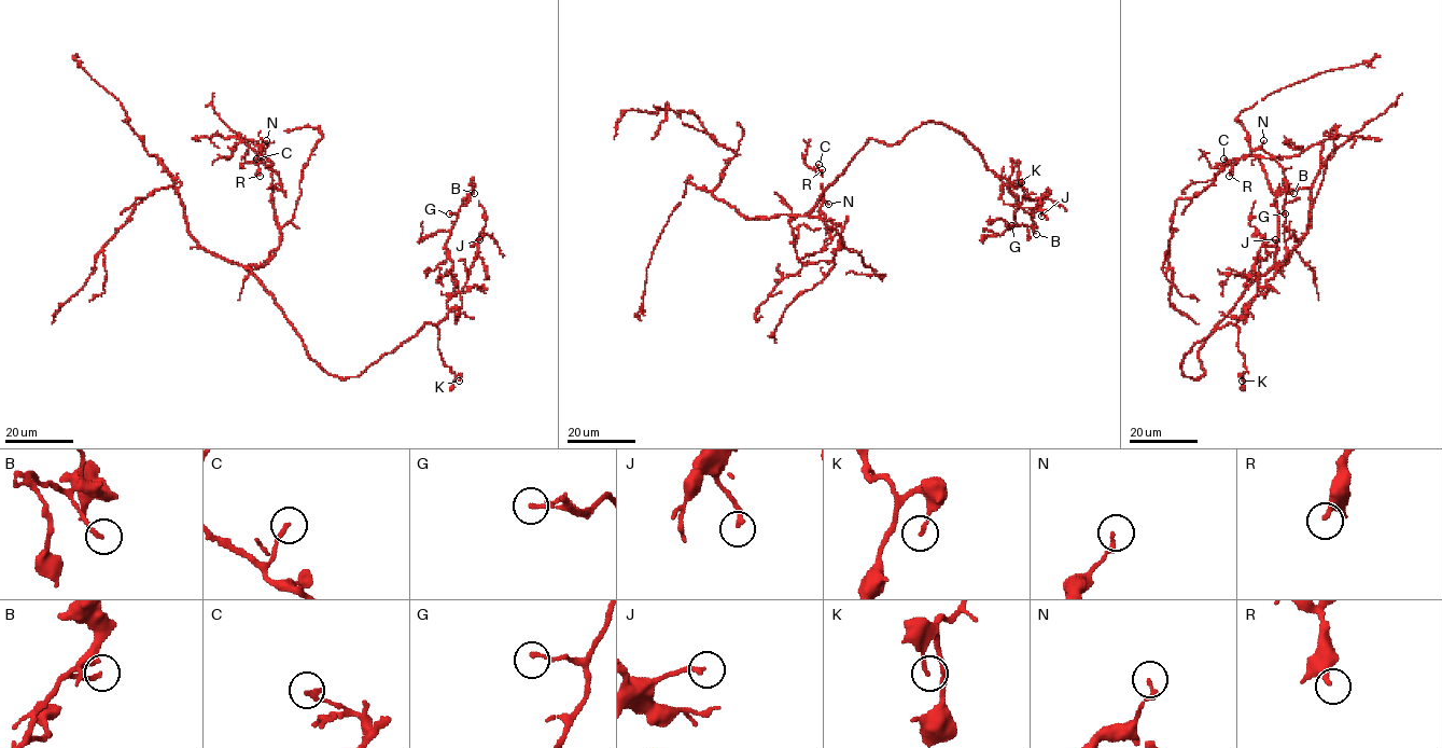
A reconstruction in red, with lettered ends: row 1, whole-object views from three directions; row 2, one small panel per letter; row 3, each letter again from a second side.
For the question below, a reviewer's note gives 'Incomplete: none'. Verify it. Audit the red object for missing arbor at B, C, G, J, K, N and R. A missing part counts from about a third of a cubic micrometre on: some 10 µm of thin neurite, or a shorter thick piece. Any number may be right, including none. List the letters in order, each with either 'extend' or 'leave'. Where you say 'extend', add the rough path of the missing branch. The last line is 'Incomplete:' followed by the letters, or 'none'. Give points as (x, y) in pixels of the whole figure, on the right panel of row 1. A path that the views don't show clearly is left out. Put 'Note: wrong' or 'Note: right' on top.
Note: right
B: leave
C: leave
G: leave
J: leave
K: leave
N: leave
R: leave
Incomplete: none

